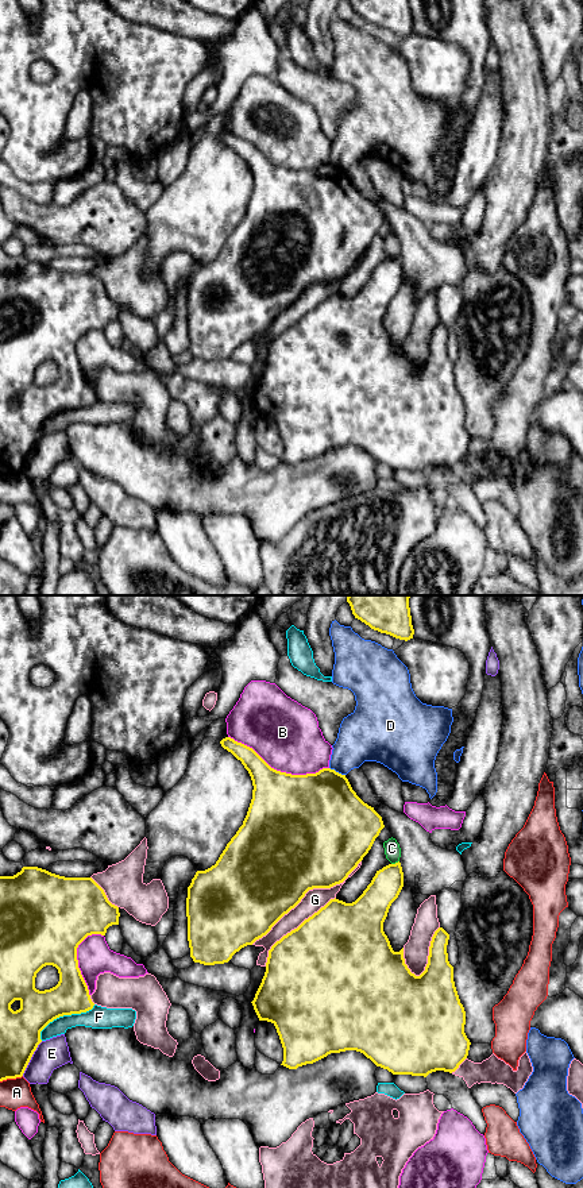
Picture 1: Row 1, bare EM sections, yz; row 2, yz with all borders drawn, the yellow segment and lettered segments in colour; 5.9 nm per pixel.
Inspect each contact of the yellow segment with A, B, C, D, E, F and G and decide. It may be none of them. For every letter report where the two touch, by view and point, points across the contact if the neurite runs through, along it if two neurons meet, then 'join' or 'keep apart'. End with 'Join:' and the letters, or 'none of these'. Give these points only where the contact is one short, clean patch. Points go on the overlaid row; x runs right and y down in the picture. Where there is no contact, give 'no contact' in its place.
A: yz (11, 1077) | keep apart
B: yz (278, 771) | keep apart
C: yz (396, 863) | keep apart
D: yz (338, 772) | keep apart
E: yz (30, 1059) | keep apart
F: yz (64, 1014) | keep apart
G: yz (307, 891) | keep apart
Join: none of these

